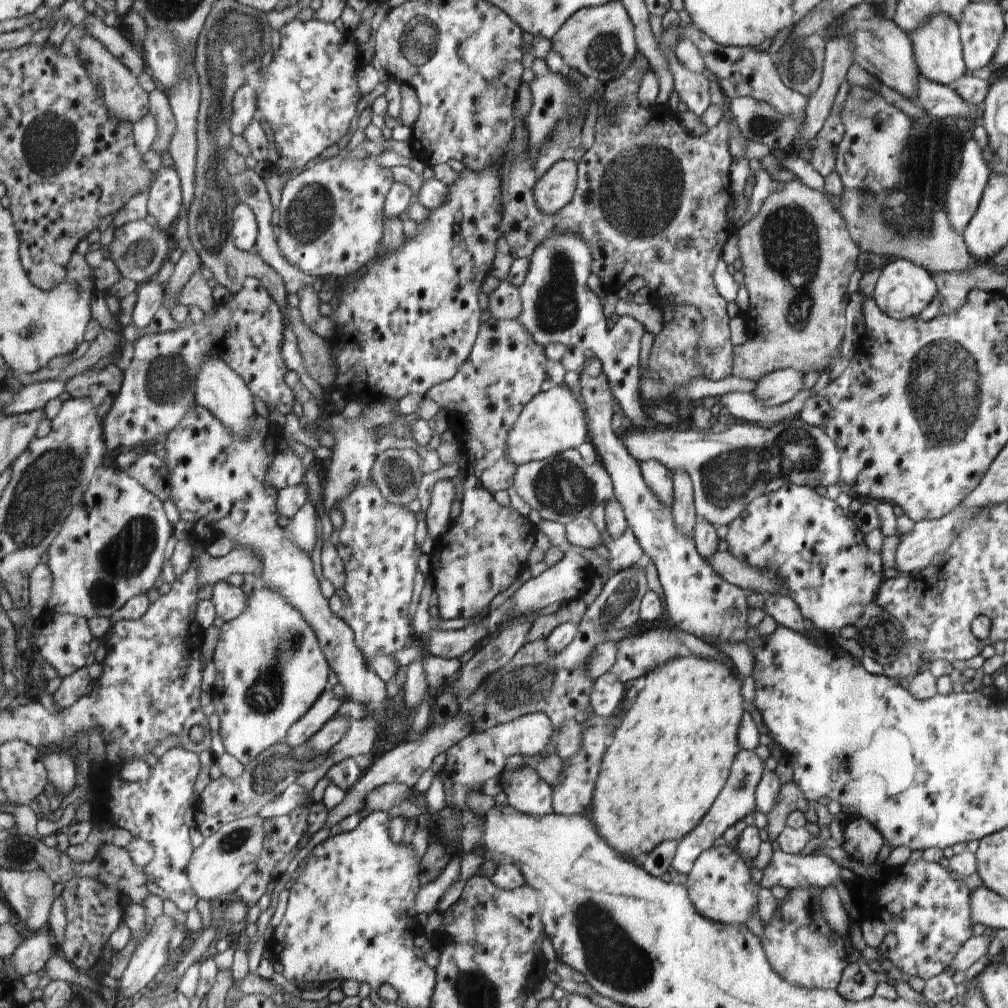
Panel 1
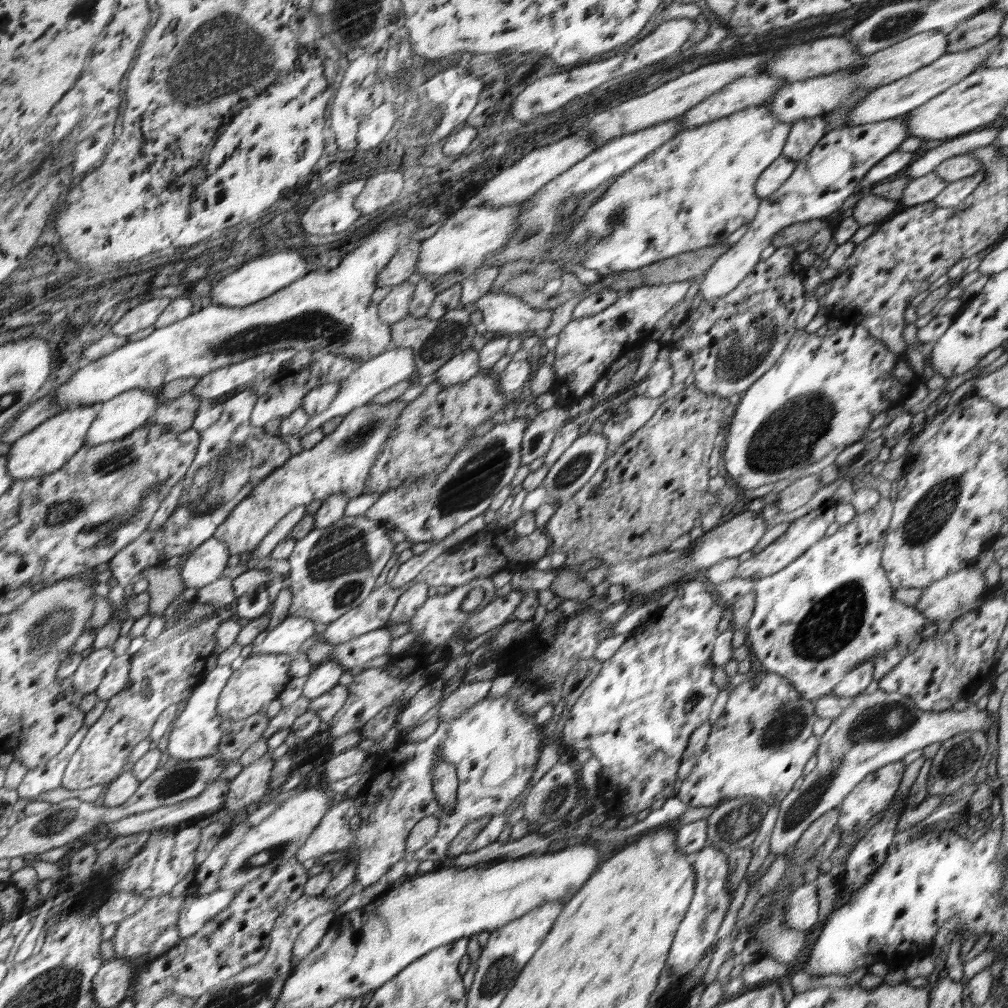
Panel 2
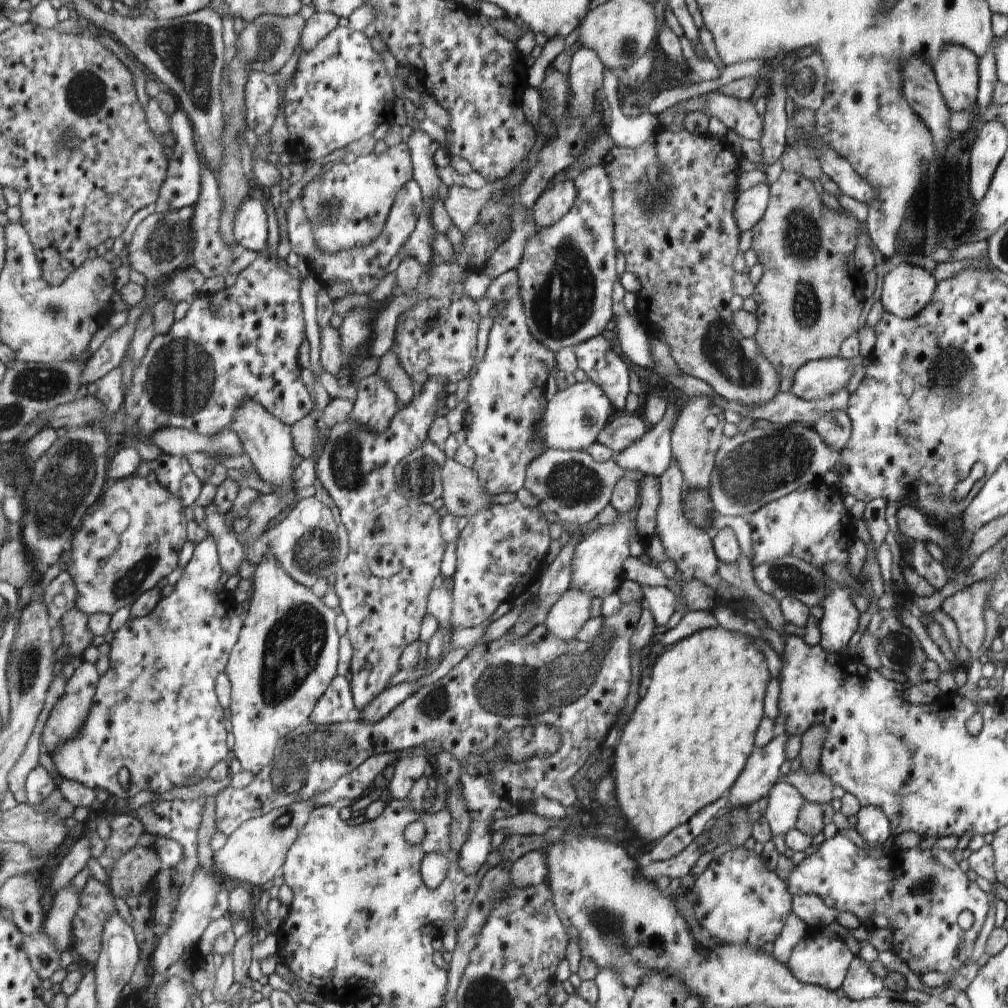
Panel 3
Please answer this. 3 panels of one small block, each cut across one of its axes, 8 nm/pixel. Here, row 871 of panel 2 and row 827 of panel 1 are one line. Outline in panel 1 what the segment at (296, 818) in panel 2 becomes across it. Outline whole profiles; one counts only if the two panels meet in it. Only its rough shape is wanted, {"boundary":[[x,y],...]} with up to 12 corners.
{"boundary":[[253,814],[198,847],[189,876],[202,899],[229,899],[267,842]]}

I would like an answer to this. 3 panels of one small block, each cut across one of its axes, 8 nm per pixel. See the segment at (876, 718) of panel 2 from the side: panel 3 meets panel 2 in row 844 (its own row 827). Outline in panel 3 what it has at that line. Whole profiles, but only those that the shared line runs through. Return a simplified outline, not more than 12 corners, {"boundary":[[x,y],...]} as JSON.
{"boundary":[[776,781],[765,811],[773,835],[795,828],[806,801],[786,781]]}

